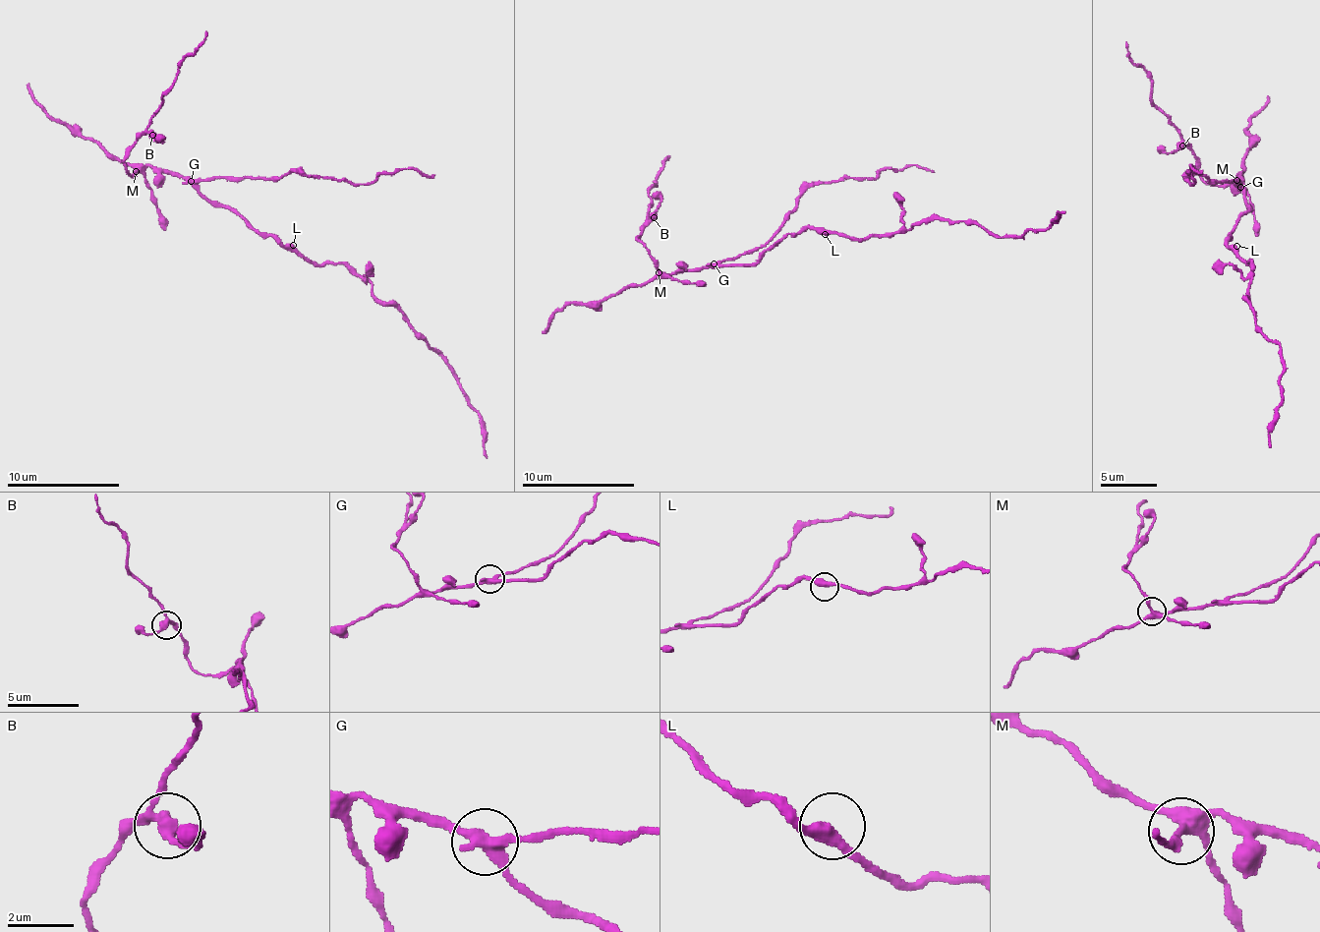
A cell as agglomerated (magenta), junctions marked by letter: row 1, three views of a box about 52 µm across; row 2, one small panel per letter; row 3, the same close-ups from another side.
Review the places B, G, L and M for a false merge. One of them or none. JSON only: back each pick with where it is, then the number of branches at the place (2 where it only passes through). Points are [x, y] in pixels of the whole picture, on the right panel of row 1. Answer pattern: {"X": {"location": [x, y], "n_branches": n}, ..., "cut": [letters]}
{"G": {"location": [1240, 187], "n_branches": 3}, "cut": ["G"]}

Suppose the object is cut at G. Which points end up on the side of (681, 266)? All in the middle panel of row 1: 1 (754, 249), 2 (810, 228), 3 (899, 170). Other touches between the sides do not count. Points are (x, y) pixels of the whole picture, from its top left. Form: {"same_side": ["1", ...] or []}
{"same_side": ["2"]}

